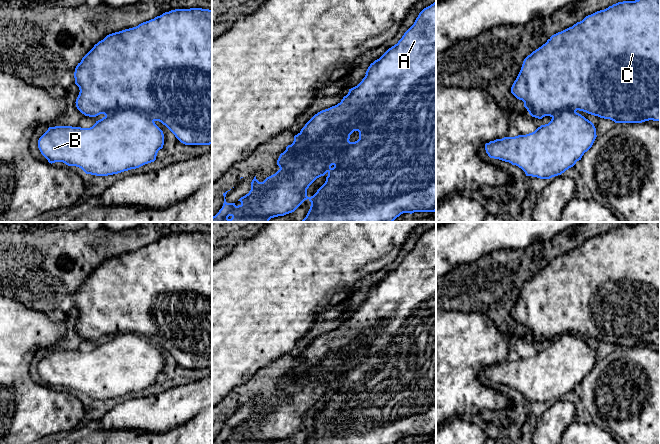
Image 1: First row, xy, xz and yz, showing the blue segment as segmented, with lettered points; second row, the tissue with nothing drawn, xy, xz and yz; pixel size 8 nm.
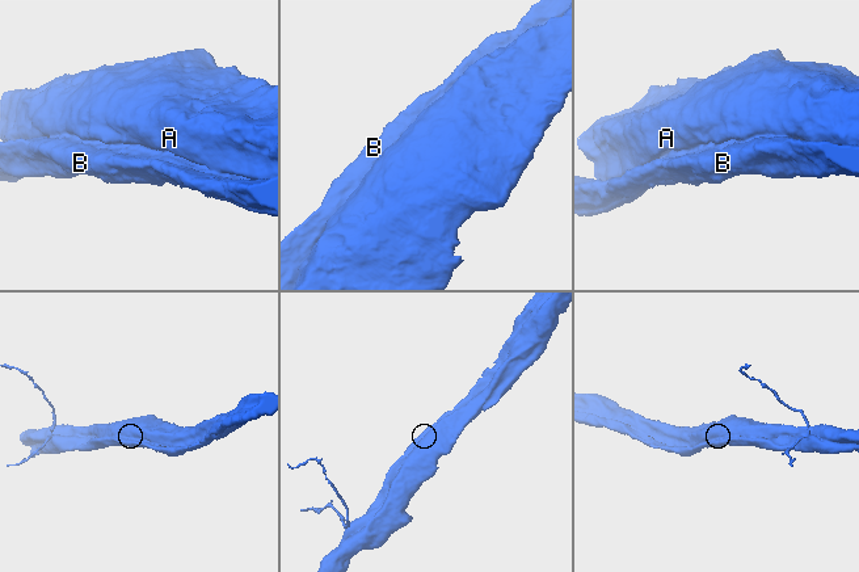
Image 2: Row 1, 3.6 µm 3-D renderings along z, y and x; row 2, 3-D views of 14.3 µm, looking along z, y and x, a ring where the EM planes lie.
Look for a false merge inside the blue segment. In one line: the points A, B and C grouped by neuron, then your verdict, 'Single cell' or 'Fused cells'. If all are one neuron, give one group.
Groups: A B C. Single cell

